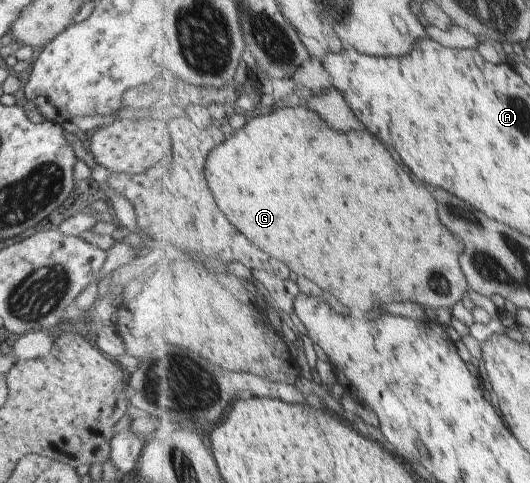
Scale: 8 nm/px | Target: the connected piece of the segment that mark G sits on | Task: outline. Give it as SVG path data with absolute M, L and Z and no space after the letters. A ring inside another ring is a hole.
M279 106L276 110L271 110L268 114L260 114L254 117L246 122L246 125L240 131L229 132L229 137L211 152L207 160L207 167L205 168L207 184L217 202L217 206L229 222L250 242L254 242L260 250L268 252L272 258L278 258L280 262L284 262L296 274L308 276L312 282L316 282L326 292L334 294L342 304L346 304L350 308L358 306L358 292L360 292L360 300L362 300L360 306L366 312L366 292L368 292L368 288L380 292L378 302L382 302L382 304L420 302L420 304L424 304L424 307L430 309L446 309L460 304L460 300L466 296L466 291L470 287L460 260L460 254L465 252L465 246L462 246L462 242L440 222L438 202L436 202L434 194L426 186L416 184L412 180L412 176L392 158L392 154L388 154L388 150L384 148L384 144L380 140L376 140L372 136L360 136L358 132L350 132L350 134L334 132L322 120L320 120L320 136L318 136L318 116L314 112L310 112L308 108L284 107L284 110L280 110L280 108L282 106ZM404 292L408 292L412 296L408 300L404 300Z

